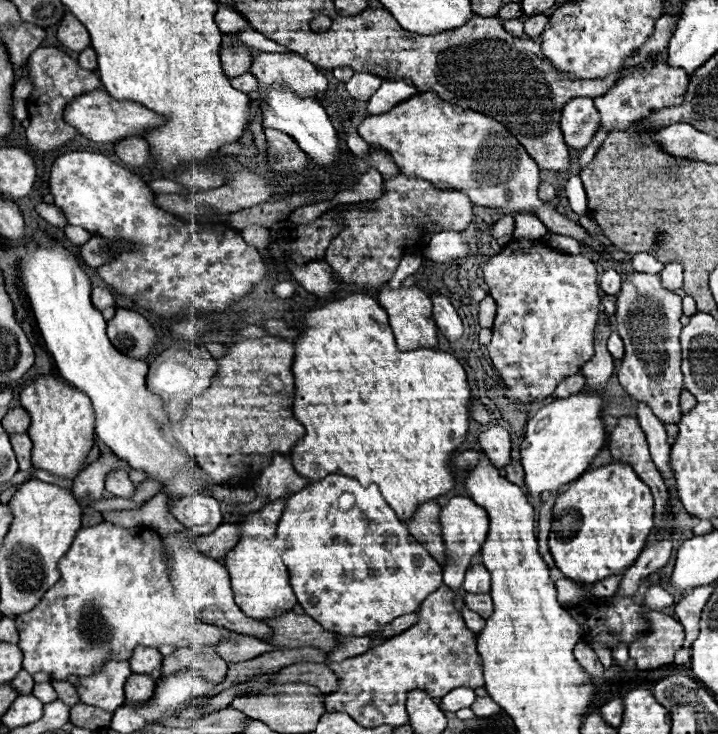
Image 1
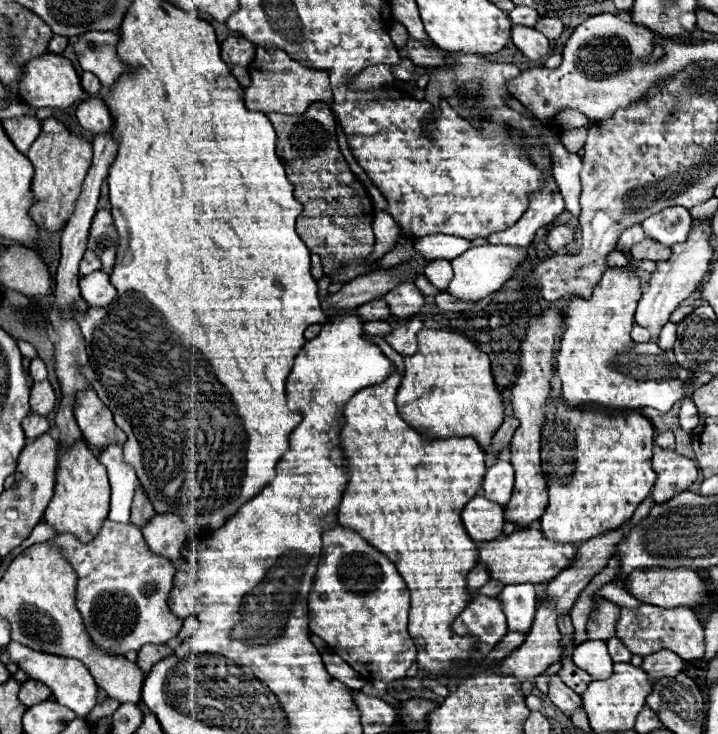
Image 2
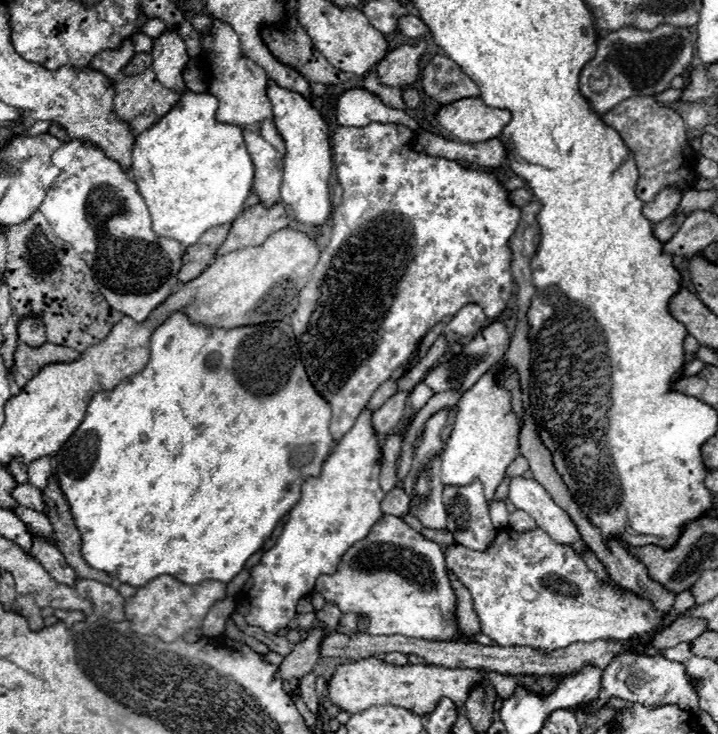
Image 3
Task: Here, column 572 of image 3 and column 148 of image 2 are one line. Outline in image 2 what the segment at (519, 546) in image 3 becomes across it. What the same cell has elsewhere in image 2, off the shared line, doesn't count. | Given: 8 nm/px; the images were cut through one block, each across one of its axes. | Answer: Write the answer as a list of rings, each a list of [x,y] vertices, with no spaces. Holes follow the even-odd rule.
[[[106,520],[100,534],[88,544],[78,542],[70,534],[58,534],[56,538],[52,538],[52,544],[56,544],[62,550],[64,558],[72,564],[74,572],[78,574],[76,606],[82,614],[82,620],[86,624],[90,638],[102,650],[124,656],[128,650],[138,652],[144,644],[166,644],[170,638],[178,636],[182,628],[182,620],[178,620],[168,608],[168,594],[172,590],[176,570],[170,560],[154,556],[148,550],[142,532],[136,526]]]

